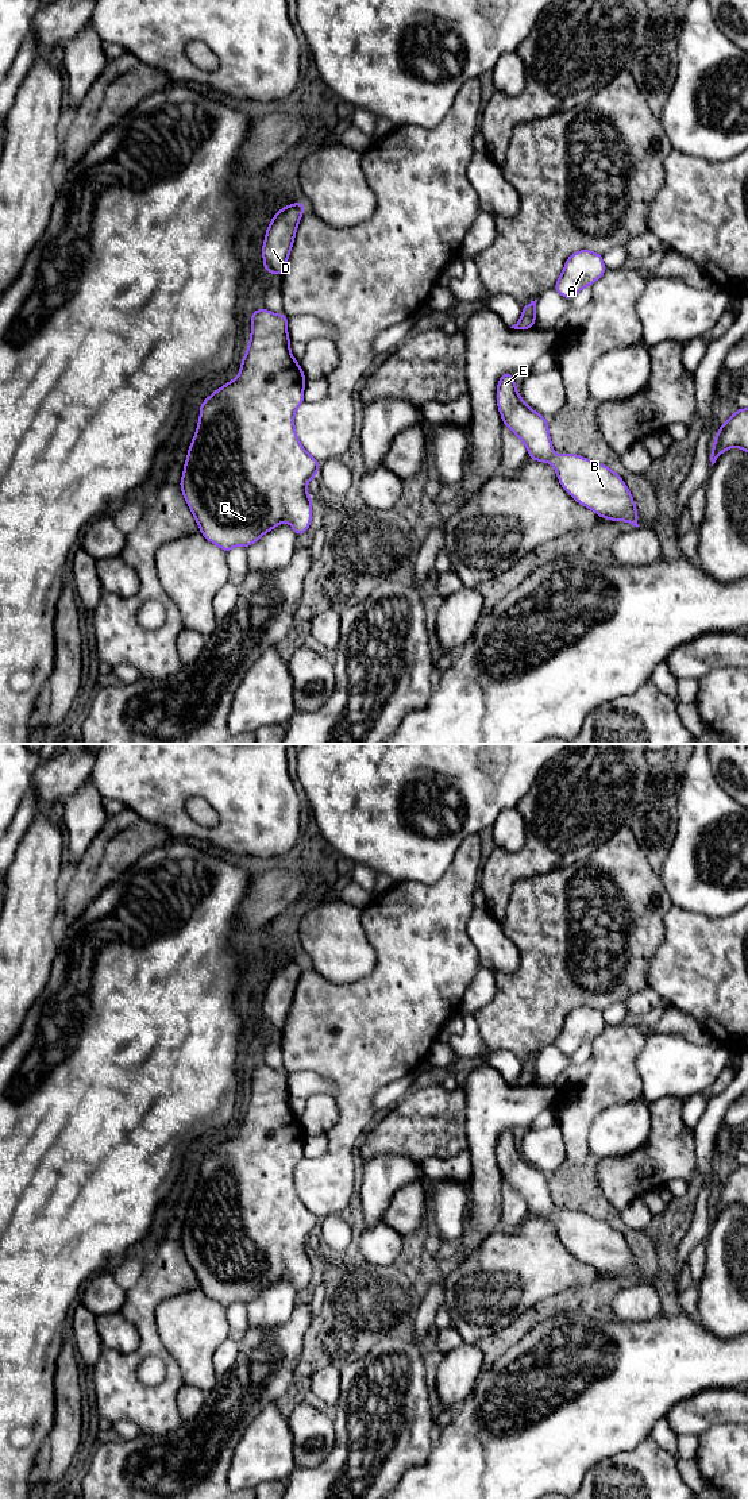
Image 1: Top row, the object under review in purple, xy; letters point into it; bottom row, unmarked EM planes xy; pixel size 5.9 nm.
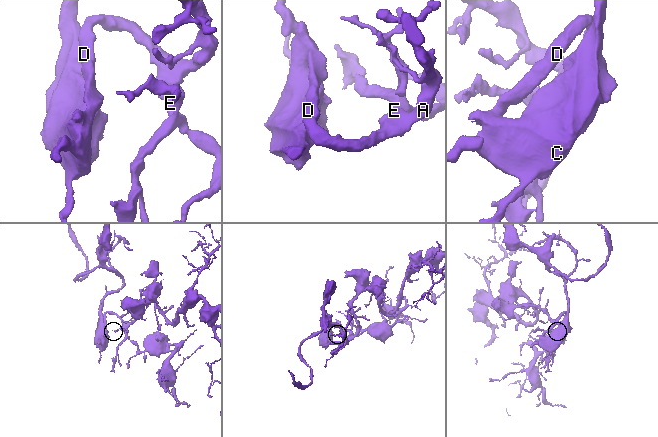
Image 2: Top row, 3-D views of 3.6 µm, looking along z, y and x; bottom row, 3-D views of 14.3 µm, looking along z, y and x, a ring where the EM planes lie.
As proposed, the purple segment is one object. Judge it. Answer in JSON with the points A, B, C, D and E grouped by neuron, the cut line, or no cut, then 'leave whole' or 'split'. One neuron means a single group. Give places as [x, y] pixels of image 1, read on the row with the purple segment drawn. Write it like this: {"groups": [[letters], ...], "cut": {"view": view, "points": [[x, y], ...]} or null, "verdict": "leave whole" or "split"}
{"groups": [["A", "B", "C", "D", "E"]], "cut": null, "verdict": "leave whole"}

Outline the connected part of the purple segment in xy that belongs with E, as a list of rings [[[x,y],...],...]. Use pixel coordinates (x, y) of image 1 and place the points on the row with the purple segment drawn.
[[[513,374],[500,378],[497,406],[504,424],[525,444],[529,459],[551,463],[562,487],[598,517],[640,527],[632,494],[618,474],[577,454],[554,454],[548,420],[523,401]]]

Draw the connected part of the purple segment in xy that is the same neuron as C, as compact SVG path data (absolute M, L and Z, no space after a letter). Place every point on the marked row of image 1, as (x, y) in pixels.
M266 308L254 311L250 343L240 362L240 373L201 402L198 425L180 481L201 535L225 554L236 545L248 548L284 521L292 525L297 536L311 525L313 502L306 485L317 475L320 463L306 452L294 429L294 412L304 402L305 383L304 371L290 352L288 316Z

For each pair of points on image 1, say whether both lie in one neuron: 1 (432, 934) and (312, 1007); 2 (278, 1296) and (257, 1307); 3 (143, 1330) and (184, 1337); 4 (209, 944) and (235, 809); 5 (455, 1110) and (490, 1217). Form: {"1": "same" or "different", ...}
{"1": "same", "2": "same", "3": "different", "4": "different", "5": "different"}

